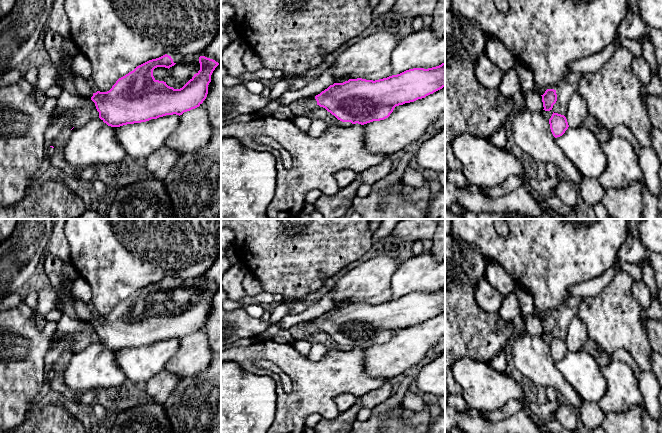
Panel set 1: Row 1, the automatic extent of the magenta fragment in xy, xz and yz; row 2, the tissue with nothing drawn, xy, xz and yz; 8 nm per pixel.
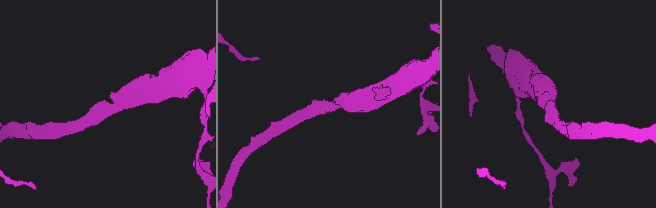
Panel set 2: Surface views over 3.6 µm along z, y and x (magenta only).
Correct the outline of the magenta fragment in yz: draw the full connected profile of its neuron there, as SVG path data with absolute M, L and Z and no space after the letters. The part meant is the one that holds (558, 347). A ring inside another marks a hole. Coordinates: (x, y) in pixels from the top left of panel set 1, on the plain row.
M554 336L549 343L549 348L555 362L562 360L569 351L566 341Z

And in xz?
M445 286L375 305L357 302L334 307L315 321L304 323L304 329L311 334L319 329L342 346L364 349L384 344L396 330L425 322L443 311Z

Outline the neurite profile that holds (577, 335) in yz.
M575 314L570 321L565 339L569 351L581 351L582 346L587 342L588 339L589 335L586 325L578 318L577 314Z

